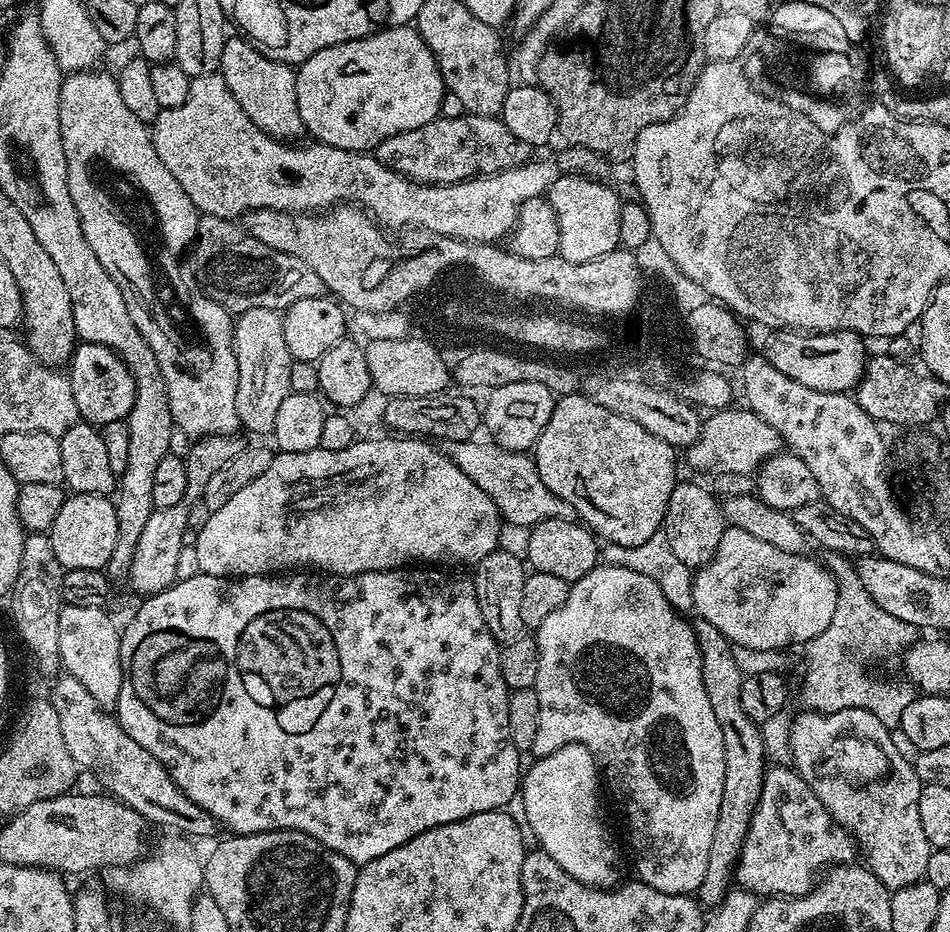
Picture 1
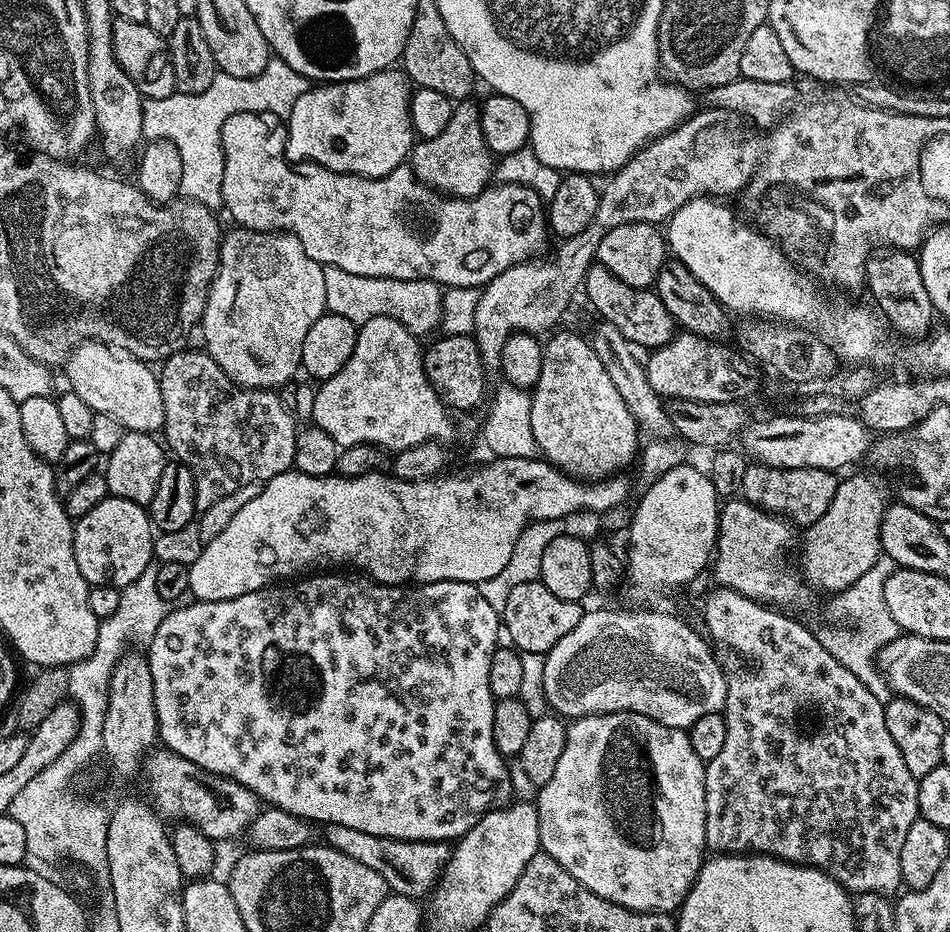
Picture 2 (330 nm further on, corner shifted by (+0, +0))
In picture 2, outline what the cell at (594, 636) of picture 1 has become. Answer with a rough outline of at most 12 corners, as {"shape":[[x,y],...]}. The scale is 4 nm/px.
{"shape":[[646,714],[568,724],[534,797],[586,890],[675,913],[705,761]]}

